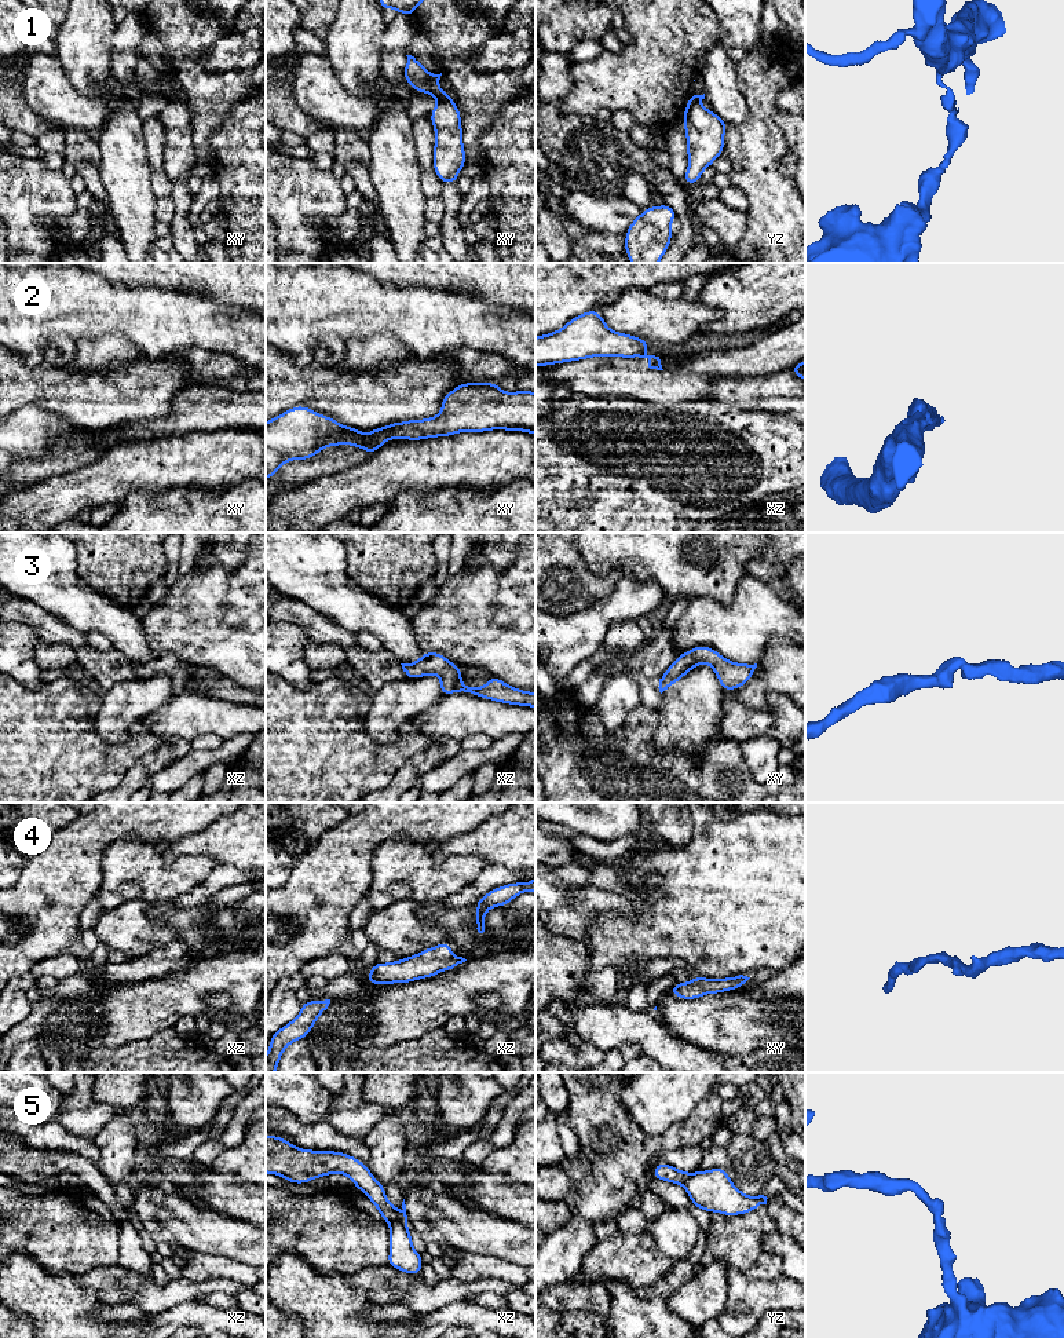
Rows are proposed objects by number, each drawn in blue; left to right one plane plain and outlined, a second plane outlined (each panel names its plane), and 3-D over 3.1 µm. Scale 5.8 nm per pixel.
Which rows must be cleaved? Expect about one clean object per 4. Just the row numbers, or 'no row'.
1, 2, 5

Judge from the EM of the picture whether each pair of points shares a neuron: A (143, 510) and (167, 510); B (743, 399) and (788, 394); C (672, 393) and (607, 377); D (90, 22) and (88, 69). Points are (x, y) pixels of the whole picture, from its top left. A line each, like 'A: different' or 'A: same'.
A: same
B: same
C: same
D: same

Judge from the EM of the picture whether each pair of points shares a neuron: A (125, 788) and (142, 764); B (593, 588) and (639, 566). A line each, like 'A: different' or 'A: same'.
A: same
B: different

